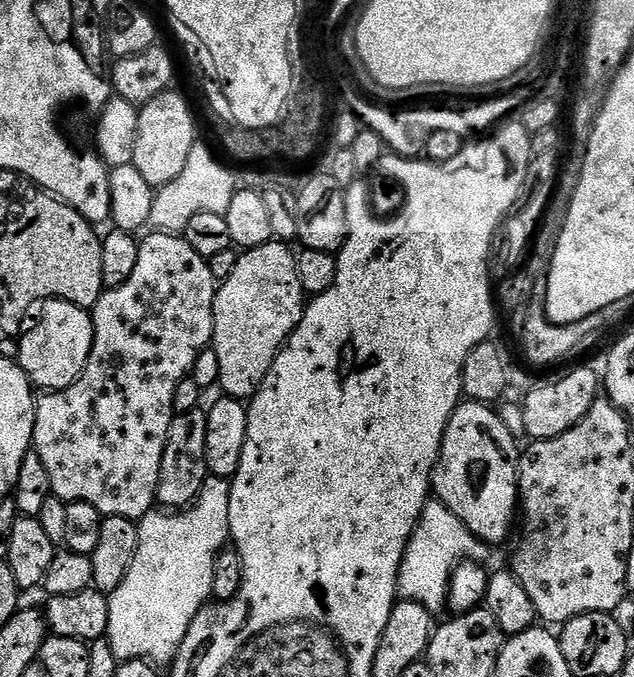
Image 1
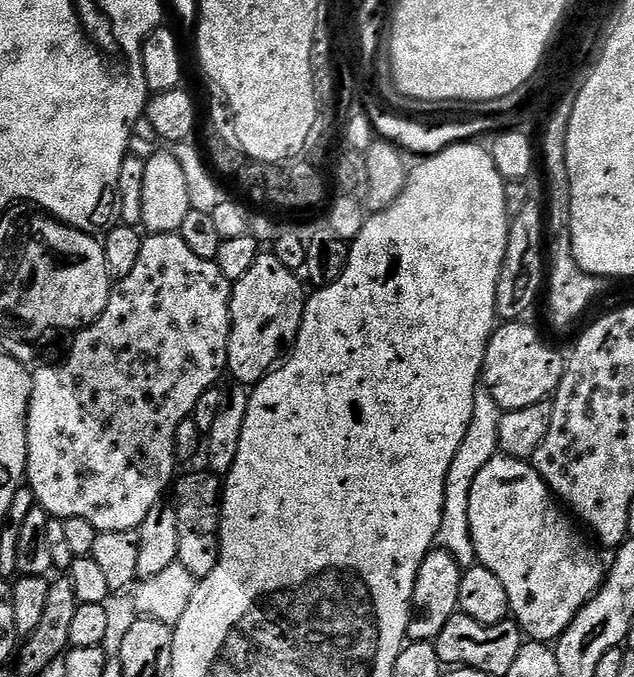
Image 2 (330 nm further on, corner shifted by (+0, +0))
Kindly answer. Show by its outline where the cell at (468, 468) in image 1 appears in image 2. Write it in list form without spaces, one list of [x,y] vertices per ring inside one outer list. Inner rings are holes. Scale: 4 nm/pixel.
[[[497,454],[482,466],[482,470],[478,470],[474,486],[470,486],[470,534],[474,538],[478,563],[502,581],[506,598],[510,598],[511,619],[519,624],[521,633],[532,642],[559,640],[578,610],[582,610],[584,603],[599,590],[606,575],[605,561],[600,561],[599,554],[588,545],[589,537],[557,503],[538,470],[526,460]]]

